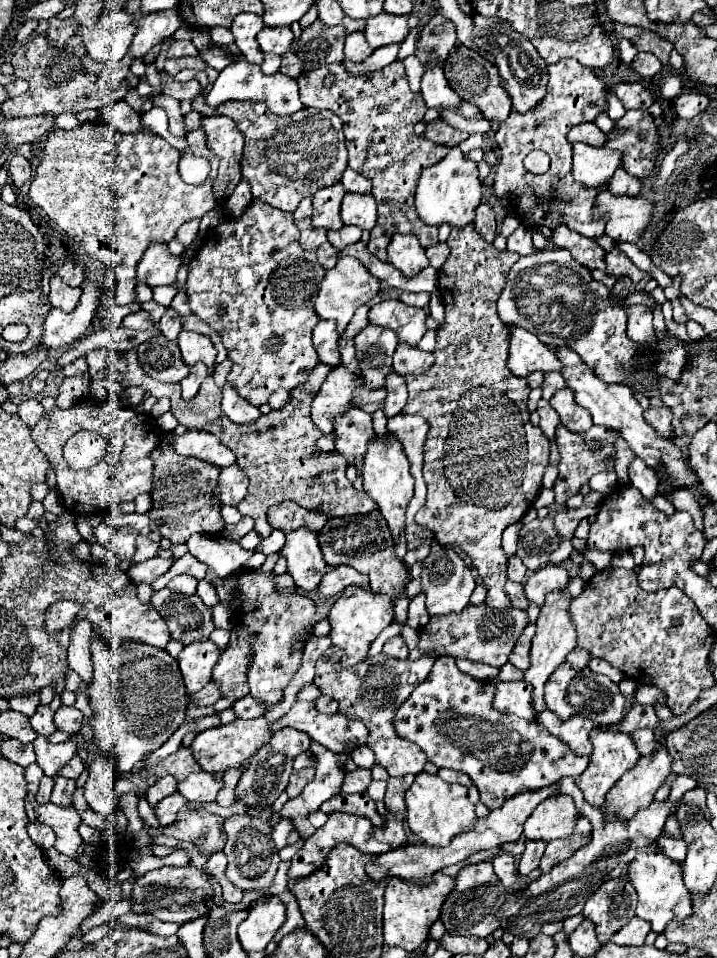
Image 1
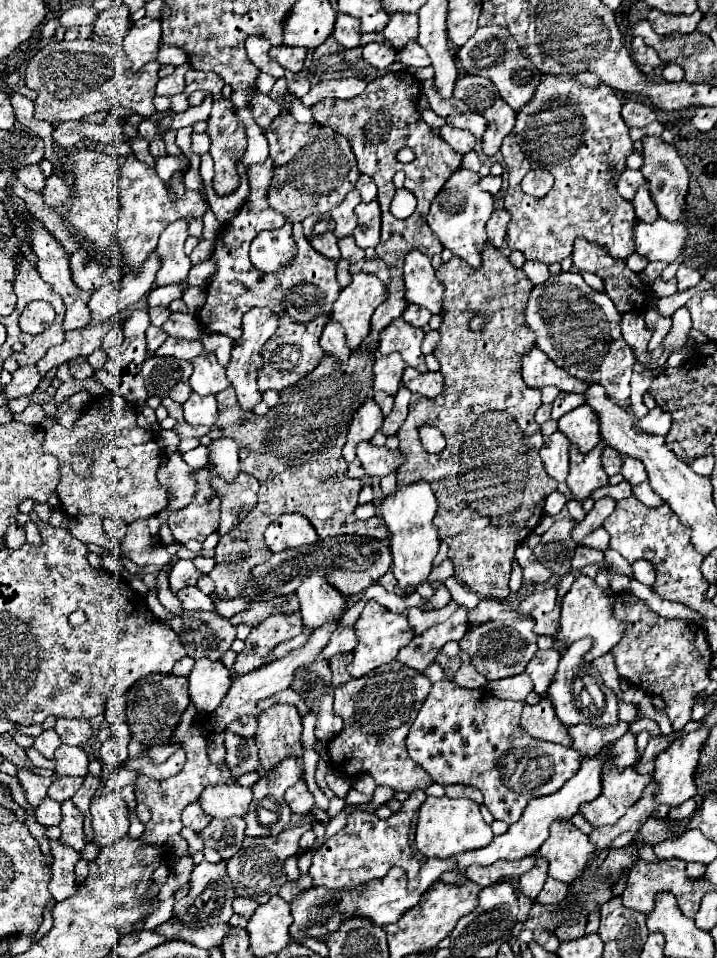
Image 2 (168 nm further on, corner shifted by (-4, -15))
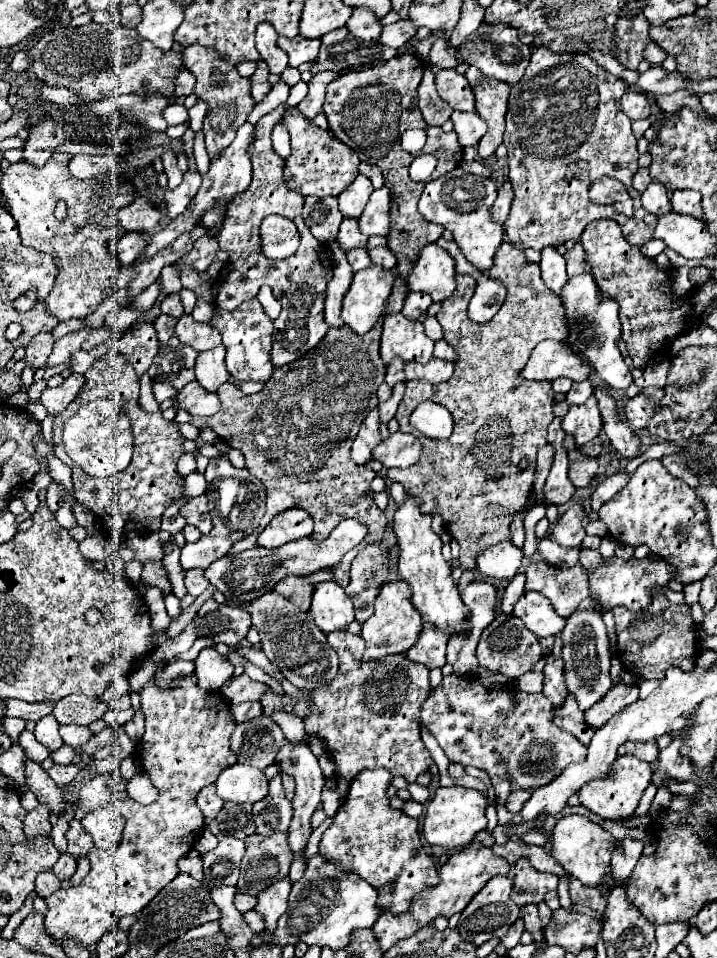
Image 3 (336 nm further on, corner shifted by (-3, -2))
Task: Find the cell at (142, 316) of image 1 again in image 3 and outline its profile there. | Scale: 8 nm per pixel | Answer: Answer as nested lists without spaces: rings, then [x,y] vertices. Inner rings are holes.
[[[160,315],[154,323],[154,329],[158,333],[160,343],[168,343],[168,339],[174,335],[174,327],[176,327],[176,319],[172,319],[170,315]]]

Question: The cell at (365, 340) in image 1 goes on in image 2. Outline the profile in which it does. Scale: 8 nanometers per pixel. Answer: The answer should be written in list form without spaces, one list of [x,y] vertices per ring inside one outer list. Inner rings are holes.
[[[399,352],[377,358],[373,364],[373,390],[383,390],[395,396],[397,388],[401,386],[403,368],[405,368],[405,362],[401,360]]]

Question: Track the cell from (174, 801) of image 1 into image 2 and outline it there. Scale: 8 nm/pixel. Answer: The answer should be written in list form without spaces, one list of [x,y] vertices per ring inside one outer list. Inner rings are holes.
[[[197,802],[189,804],[189,806],[183,810],[183,814],[181,814],[183,826],[185,826],[185,828],[191,828],[191,830],[201,830],[201,828],[205,828],[205,824],[207,824],[209,820],[211,820],[211,816],[207,816]]]

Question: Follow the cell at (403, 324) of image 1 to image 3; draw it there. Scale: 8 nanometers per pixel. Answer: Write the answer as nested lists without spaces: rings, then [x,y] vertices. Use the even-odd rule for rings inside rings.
[[[402,313],[384,317],[384,331],[380,343],[380,355],[386,365],[394,357],[404,361],[428,363],[432,359],[434,341],[426,337],[424,325],[420,321],[406,319]]]

